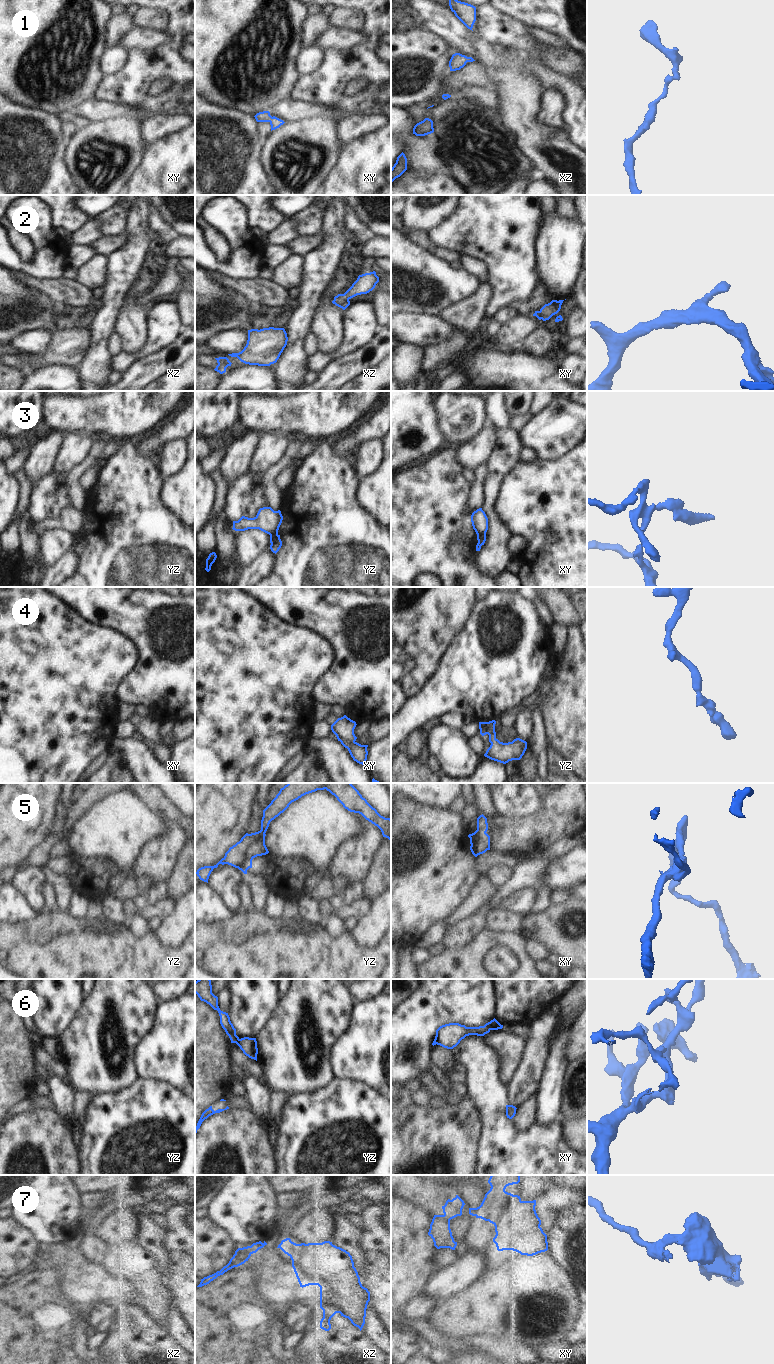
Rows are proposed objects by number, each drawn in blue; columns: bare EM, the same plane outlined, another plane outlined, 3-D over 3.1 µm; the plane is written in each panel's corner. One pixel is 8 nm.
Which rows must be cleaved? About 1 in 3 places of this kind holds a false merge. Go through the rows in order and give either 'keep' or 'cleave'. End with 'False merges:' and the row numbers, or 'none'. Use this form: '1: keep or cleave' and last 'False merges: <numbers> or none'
1: keep
2: keep
3: cleave
4: keep
5: keep
6: cleave
7: cleave
False merges: 3, 6, 7

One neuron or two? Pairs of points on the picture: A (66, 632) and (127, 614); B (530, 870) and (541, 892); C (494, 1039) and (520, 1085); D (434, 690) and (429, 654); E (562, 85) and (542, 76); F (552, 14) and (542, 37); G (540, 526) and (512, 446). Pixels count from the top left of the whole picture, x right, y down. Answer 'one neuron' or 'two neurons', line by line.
A: two neurons
B: one neuron
C: two neurons
D: two neurons
E: one neuron
F: two neurons
G: two neurons

